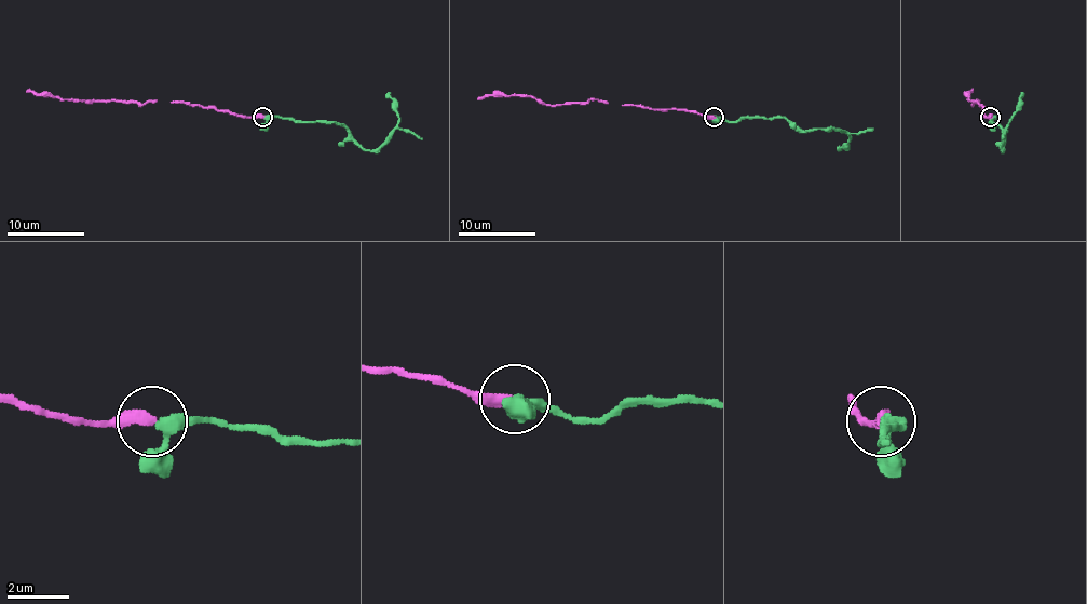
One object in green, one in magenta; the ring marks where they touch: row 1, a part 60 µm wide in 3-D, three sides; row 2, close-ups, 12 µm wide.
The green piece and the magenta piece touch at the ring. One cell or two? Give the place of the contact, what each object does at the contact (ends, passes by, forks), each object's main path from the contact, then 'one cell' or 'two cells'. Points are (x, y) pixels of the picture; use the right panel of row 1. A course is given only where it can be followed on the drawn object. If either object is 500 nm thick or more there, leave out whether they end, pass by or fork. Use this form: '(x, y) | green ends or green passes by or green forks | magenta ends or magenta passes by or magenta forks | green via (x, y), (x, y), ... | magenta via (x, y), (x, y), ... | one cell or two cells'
(990, 117) | green passes by | magenta ends | green via (990, 117), (994, 117), (990, 121), (1002, 129), (1002, 150), (1004, 129), (1023, 92) | magenta via (990, 117), (987, 117), (979, 102), (973, 104), (979, 99), (969, 99), (973, 90) | one cell

